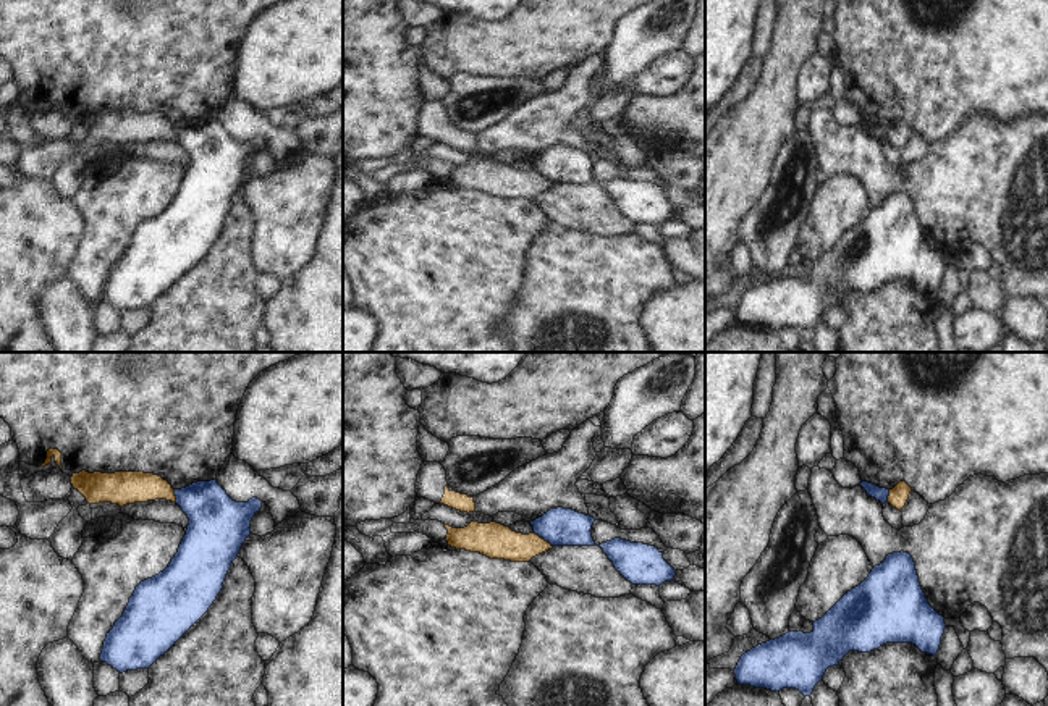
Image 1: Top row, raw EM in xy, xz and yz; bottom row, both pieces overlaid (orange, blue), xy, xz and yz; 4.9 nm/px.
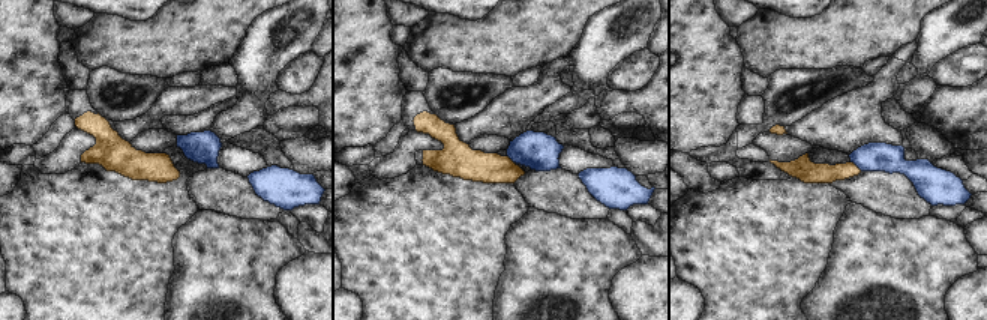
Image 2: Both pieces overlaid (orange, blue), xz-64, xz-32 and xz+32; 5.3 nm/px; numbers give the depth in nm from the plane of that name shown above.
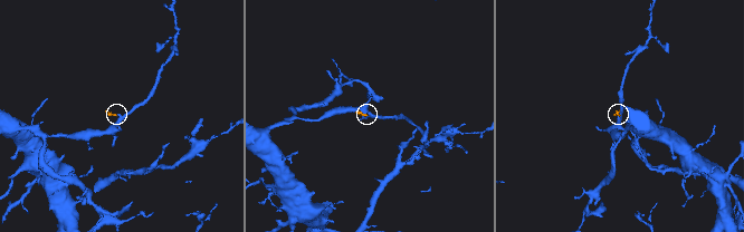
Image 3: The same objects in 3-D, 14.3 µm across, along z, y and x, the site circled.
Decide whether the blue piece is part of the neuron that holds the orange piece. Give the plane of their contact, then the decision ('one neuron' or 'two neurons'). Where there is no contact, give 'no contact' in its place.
xz | two neurons

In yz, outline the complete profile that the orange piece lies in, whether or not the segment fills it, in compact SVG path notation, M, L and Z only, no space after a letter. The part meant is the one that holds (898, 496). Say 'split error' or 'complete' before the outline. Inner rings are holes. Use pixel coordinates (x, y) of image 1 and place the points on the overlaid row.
complete; M899 481L893 490L890 490L888 502L898 511L902 511L911 491L912 488L906 481Z

